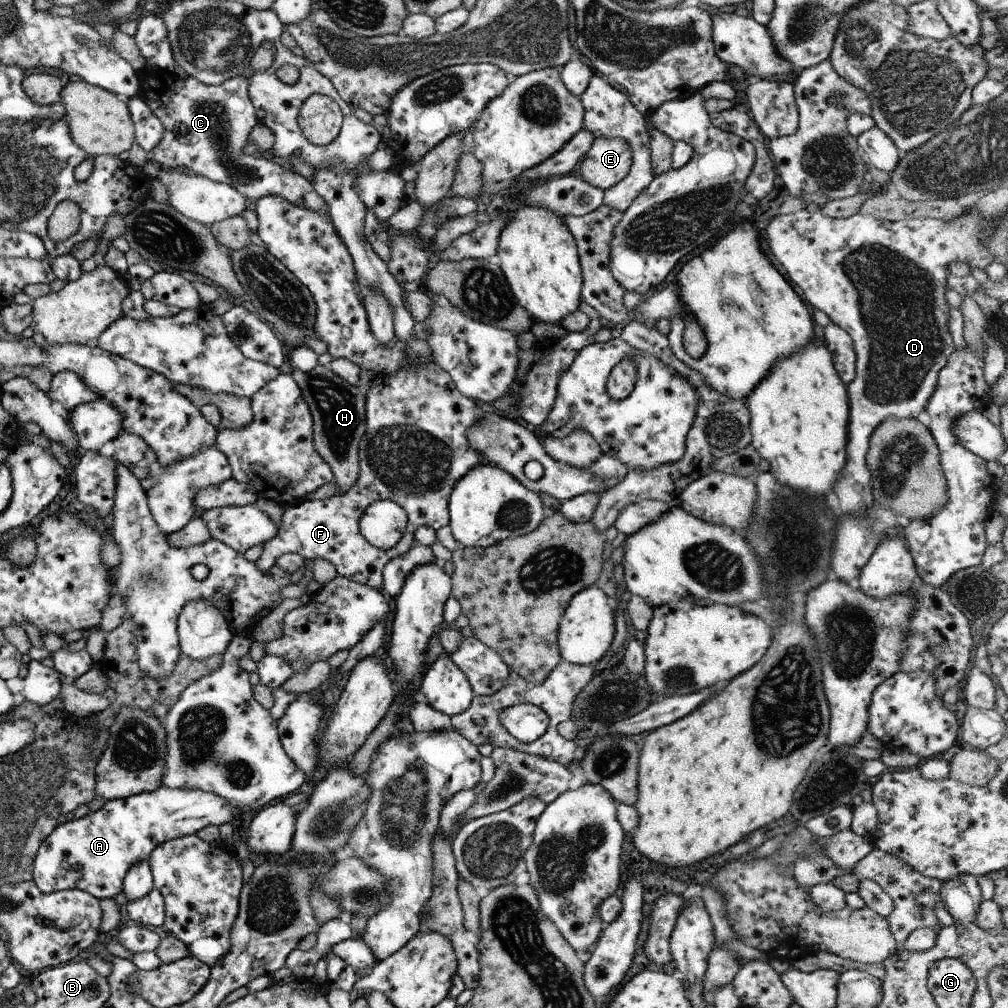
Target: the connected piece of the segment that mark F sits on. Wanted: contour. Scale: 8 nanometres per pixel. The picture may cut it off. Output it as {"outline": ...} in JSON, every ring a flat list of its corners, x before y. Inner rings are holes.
{"outline":[[426,361,425,363,416,363,415,366,410,363,403,363,401,368,394,373,393,375,384,375,376,374,372,377,372,385,368,388,368,392,365,395,365,432,362,436,360,445,359,445,359,478,354,486,350,487,348,491,344,494,337,494,328,498,327,500,312,500,305,501,302,500,298,502,297,505,293,507,288,507,282,516,282,522,280,522,278,535,268,543,263,545,263,554,260,556,260,559,255,562,257,568,266,573,273,565,276,565,276,561,283,554,288,553,298,553,300,556,304,557,306,561,317,558,322,558,334,564,338,575,343,578,355,578,358,582,363,583,364,585,369,585,371,588,374,588,378,591,383,591,383,569,386,567,386,564,390,560,393,560,396,556,406,553,410,548,412,548,412,542,415,538,415,532,421,526,426,526,433,528,435,531,449,525,449,499,453,494,454,488,458,483,458,480,461,480,467,473,470,473,476,466,479,466,482,463,486,463,483,460,483,455,480,452,475,451,474,448,470,447,469,439,467,436,467,429,474,427,483,417,485,413,479,409,475,402,471,399,468,399,466,396,463,396,453,384,452,378,443,370,440,369,432,361],[392,500,396,502,406,513,407,513,407,528,405,529,402,539,399,541,399,544,396,544,393,548,389,550,381,550,371,546,359,532,359,521,360,518,364,515,366,508,369,508,373,503,377,501]]}

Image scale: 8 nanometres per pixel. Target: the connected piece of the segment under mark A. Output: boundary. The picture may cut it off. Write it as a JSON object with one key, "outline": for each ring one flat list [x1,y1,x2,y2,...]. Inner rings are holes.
{"outline":[[160,786,151,792,141,793,135,796,130,796,126,799,113,799,106,801,103,808,100,808,97,812,90,813,84,818,75,819,70,818,65,824,60,824,41,844,37,851,36,857,33,861,33,882,38,886,38,889,44,893,54,893,55,891,64,891,69,889,79,889,89,893,91,896,102,899,114,899,114,896,123,892,123,881,126,874,130,871,130,868,138,862,149,859,150,854,163,843,170,840,175,840,187,835,196,835,197,832,206,826,215,825,220,827,222,824,230,823,232,819,236,817,243,818,246,813,240,813,234,811,221,797,216,794,205,792,202,790,193,789,170,789,164,786]]}

